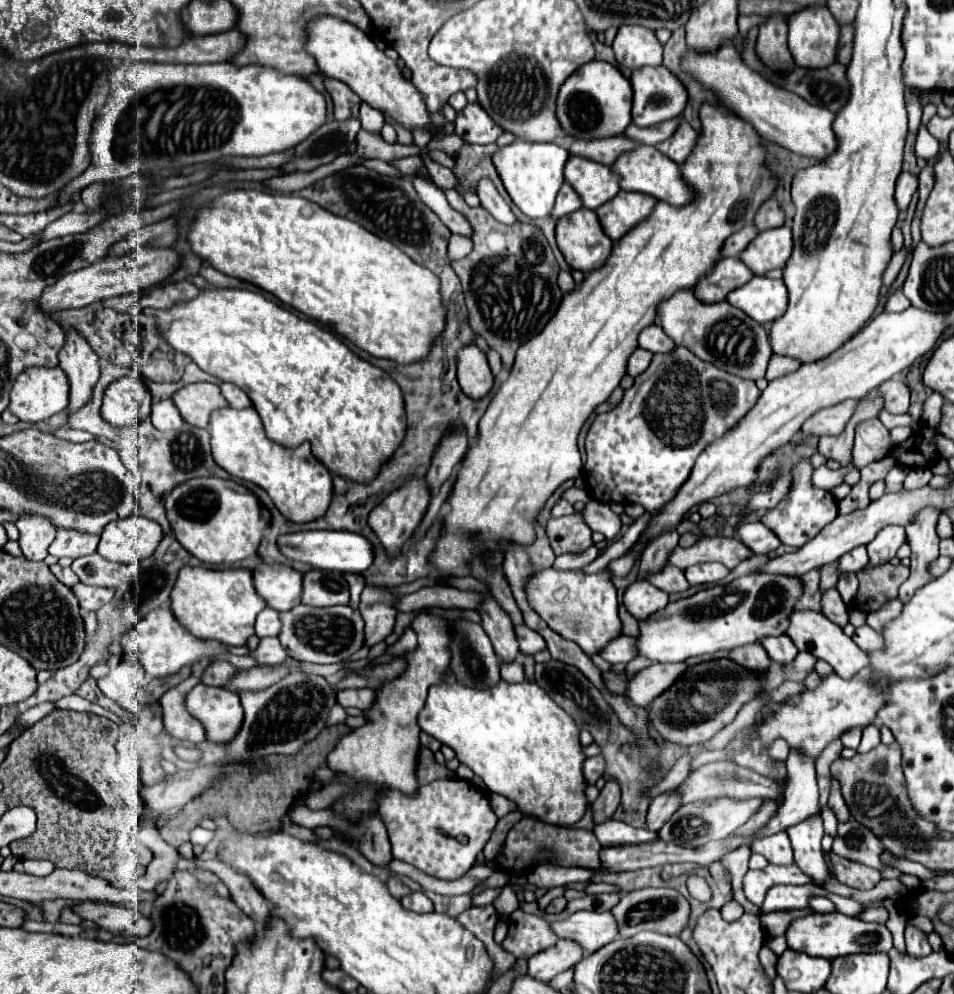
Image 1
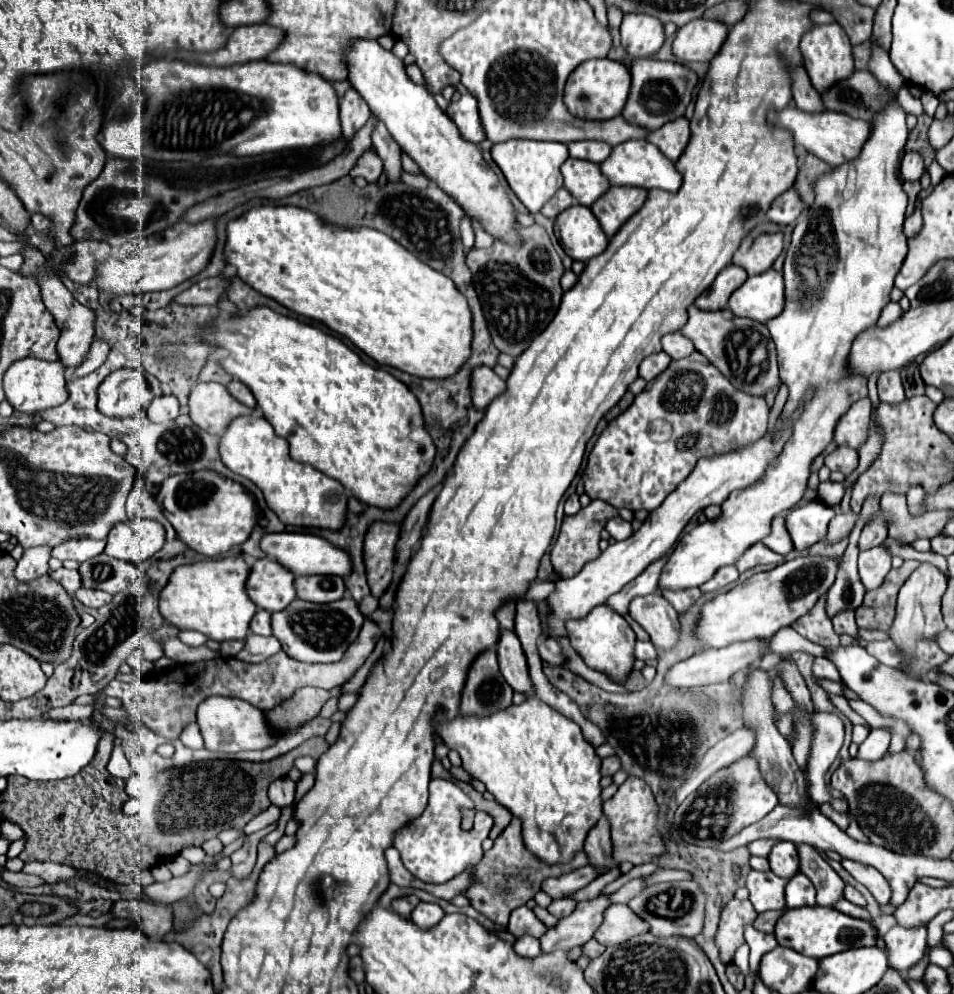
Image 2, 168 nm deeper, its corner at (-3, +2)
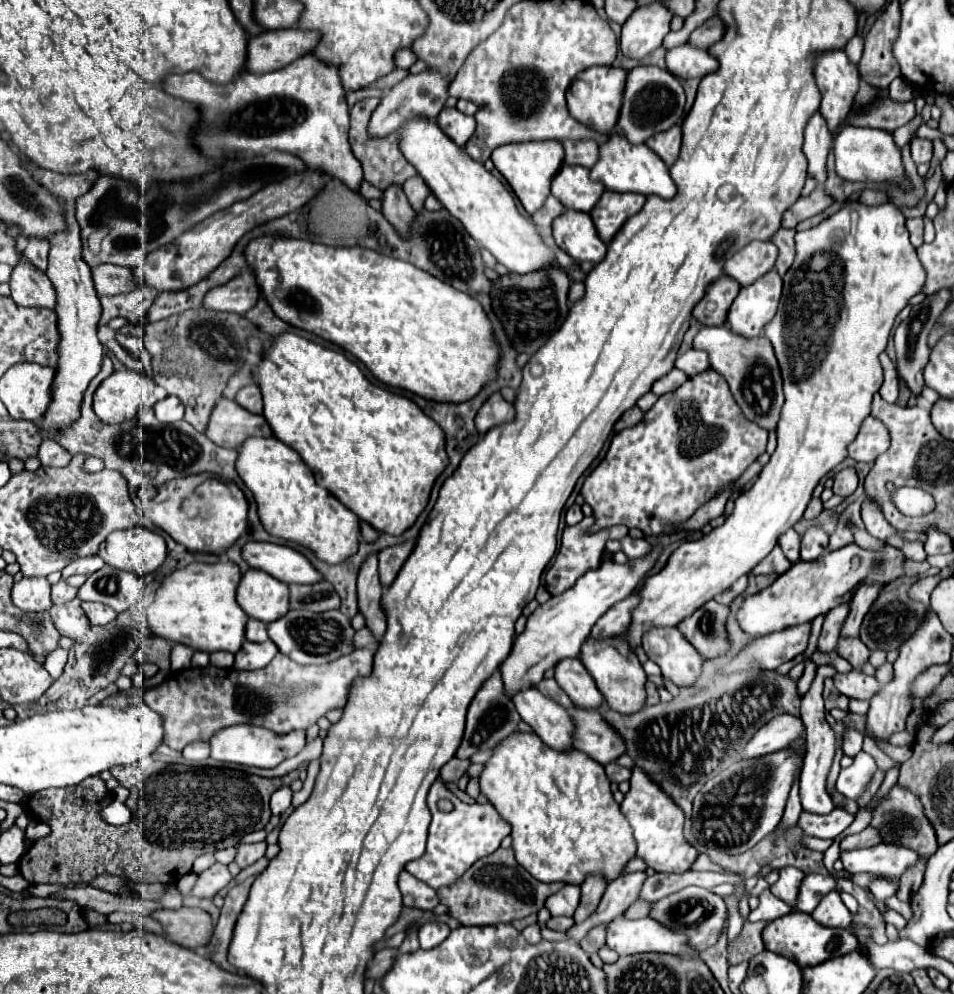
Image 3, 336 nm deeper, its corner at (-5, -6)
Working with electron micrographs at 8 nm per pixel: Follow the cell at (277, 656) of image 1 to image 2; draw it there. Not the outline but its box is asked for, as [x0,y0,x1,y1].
[237,635,281,663]

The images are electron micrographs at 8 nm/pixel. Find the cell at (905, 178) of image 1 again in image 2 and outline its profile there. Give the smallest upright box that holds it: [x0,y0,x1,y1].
[901,153,925,181]

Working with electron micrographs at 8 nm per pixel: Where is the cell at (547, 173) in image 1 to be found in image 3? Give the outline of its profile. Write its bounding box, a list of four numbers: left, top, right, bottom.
[491,139,563,213]

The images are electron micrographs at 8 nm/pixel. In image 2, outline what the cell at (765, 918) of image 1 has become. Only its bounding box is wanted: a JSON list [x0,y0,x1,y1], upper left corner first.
[753,909,785,933]

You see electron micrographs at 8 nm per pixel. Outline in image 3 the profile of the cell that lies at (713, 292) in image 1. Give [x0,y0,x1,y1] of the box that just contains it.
[693,275,741,327]

